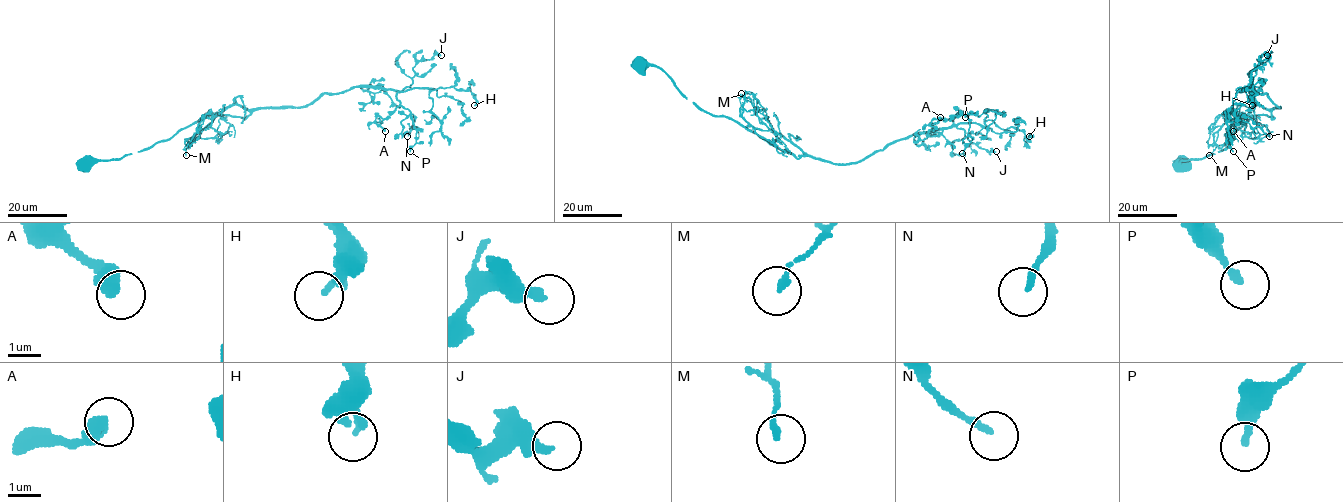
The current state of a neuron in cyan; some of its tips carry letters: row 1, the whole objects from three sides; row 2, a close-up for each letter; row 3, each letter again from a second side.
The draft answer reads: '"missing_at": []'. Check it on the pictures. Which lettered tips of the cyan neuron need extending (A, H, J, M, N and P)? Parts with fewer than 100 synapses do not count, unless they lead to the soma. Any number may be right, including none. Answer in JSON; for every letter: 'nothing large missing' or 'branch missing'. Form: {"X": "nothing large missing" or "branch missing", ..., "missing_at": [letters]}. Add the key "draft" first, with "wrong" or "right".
{"draft": "right", "A": "nothing large missing", "H": "nothing large missing", "J": "nothing large missing", "M": "nothing large missing", "N": "nothing large missing", "P": "nothing large missing", "missing_at": []}

